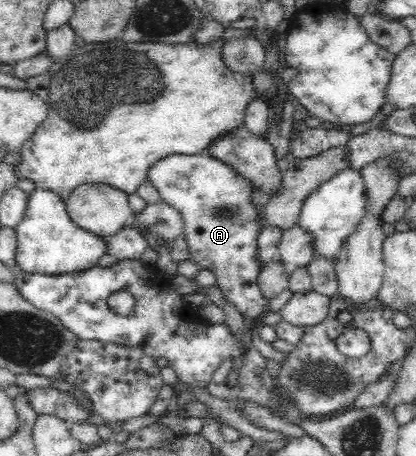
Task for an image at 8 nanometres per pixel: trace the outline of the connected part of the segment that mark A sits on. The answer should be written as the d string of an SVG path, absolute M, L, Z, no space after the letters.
M207 151L201 154L173 154L159 159L147 172L147 179L159 192L160 199L171 207L179 210L183 216L183 239L189 244L189 260L199 264L199 271L212 269L216 275L215 284L219 286L225 300L242 313L245 321L252 326L258 326L260 319L265 317L269 309L266 297L260 293L257 276L263 263L258 260L256 243L259 230L263 226L260 219L260 207L255 208L251 202L254 184L233 169L230 165L215 159Z

